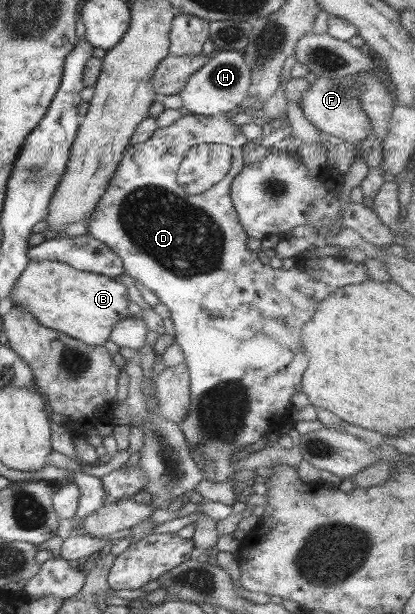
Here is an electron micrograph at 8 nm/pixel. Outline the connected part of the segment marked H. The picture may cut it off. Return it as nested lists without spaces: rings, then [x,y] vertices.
[[[223,50],[213,53],[210,60],[188,79],[178,95],[183,101],[183,108],[192,115],[226,116],[234,113],[236,107],[247,99],[250,87],[250,69],[244,62],[244,56],[239,51]]]

